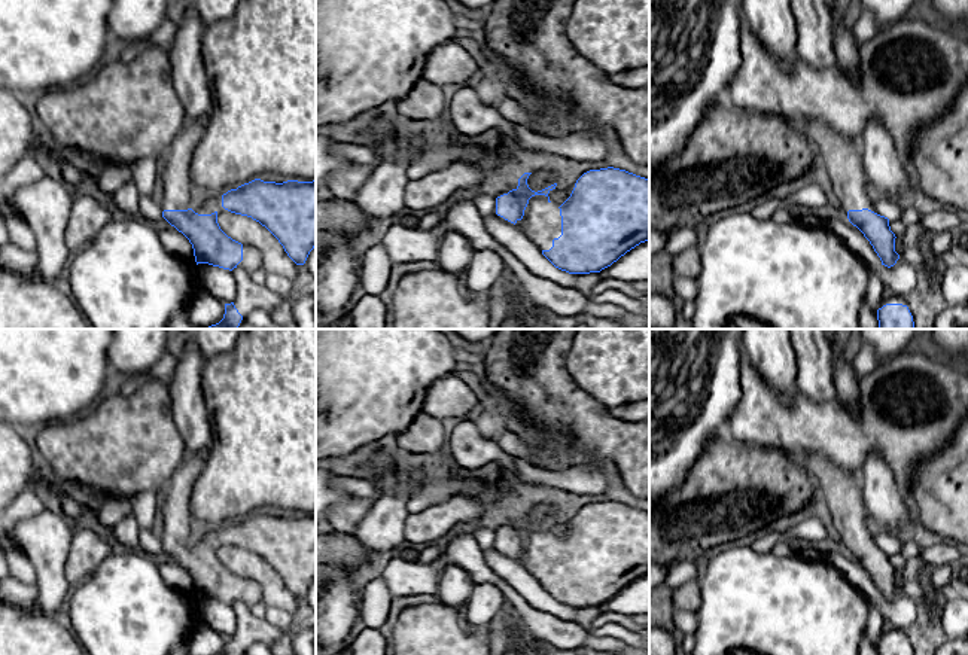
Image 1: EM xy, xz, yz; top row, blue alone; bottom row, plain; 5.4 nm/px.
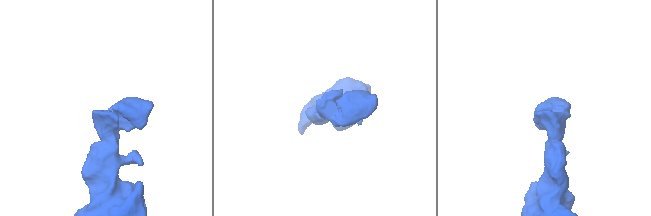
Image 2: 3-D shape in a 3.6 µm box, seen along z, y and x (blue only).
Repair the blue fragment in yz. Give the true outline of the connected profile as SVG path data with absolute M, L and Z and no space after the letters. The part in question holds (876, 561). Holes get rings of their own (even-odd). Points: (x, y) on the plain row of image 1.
M806 453L800 463L815 478L840 534L837 546L847 546L849 555L870 575L882 598L891 601L899 592L889 552L868 542L868 523L862 496L862 475L840 469L819 453Z

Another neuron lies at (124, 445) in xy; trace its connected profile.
M149 378L133 394L115 394L100 399L82 415L45 424L31 433L39 461L51 469L55 478L76 481L103 497L130 499L143 491L161 494L171 475L186 457L183 438L173 420L168 380Z

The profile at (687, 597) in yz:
M700 576L687 581L673 592L673 604L678 612L697 612L700 606Z

